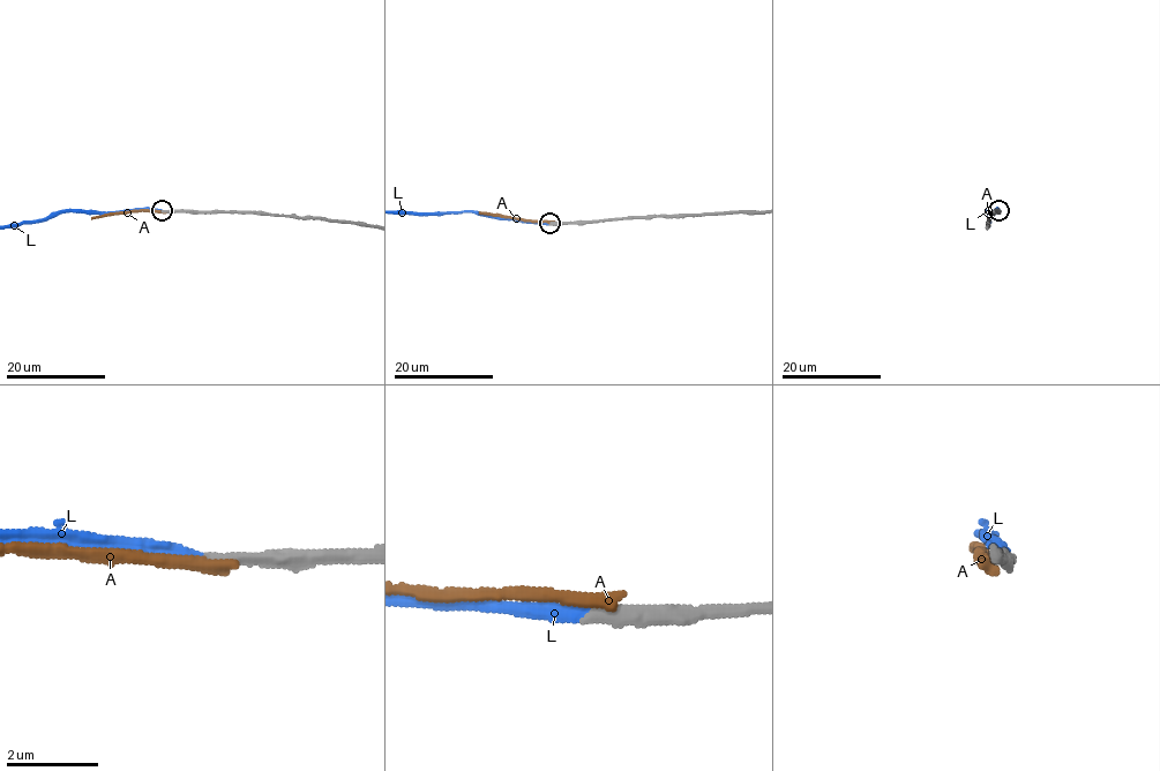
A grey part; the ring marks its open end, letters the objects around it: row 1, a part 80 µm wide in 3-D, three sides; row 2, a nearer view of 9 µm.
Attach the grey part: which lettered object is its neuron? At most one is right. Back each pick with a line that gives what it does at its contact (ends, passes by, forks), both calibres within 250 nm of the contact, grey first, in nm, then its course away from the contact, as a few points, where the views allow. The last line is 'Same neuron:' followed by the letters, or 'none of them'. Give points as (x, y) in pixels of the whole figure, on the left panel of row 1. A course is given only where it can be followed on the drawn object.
L: it ends there; 320 nm thick on the grey side, 300 nm on the other
Same neuron: L

